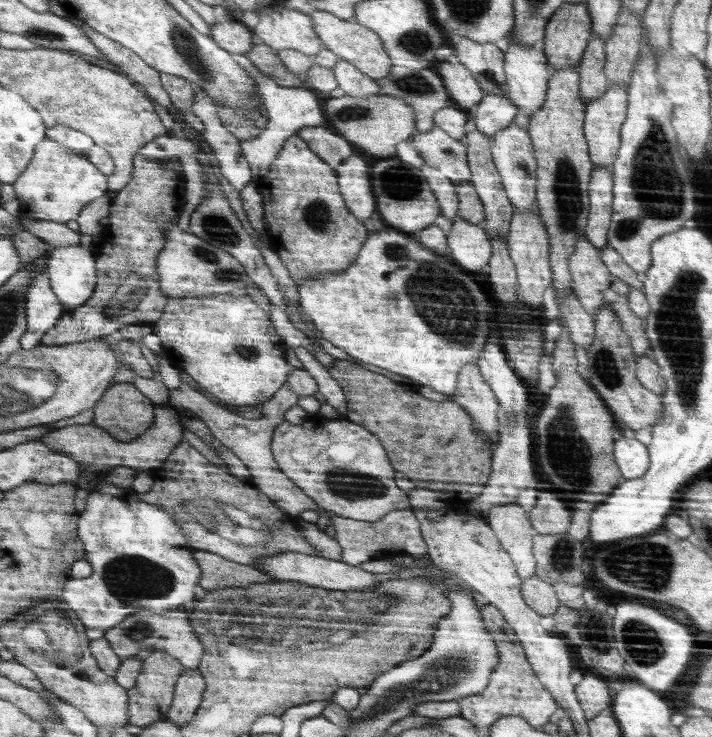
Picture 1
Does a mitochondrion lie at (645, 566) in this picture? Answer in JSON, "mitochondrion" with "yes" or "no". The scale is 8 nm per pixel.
{"mitochondrion":"yes"}

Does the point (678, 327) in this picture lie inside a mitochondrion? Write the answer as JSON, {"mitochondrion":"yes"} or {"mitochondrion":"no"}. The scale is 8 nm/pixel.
{"mitochondrion":"yes"}

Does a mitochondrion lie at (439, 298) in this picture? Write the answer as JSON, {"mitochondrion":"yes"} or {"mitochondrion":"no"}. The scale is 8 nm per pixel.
{"mitochondrion":"yes"}

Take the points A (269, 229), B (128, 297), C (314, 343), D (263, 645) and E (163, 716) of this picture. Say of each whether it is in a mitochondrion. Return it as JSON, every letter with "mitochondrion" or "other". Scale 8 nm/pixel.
{"A":"other","B":"mitochondrion","C":"other","D":"mitochondrion","E":"other"}

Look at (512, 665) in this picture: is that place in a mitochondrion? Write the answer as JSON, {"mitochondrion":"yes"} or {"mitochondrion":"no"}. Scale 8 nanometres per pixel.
{"mitochondrion":"no"}

